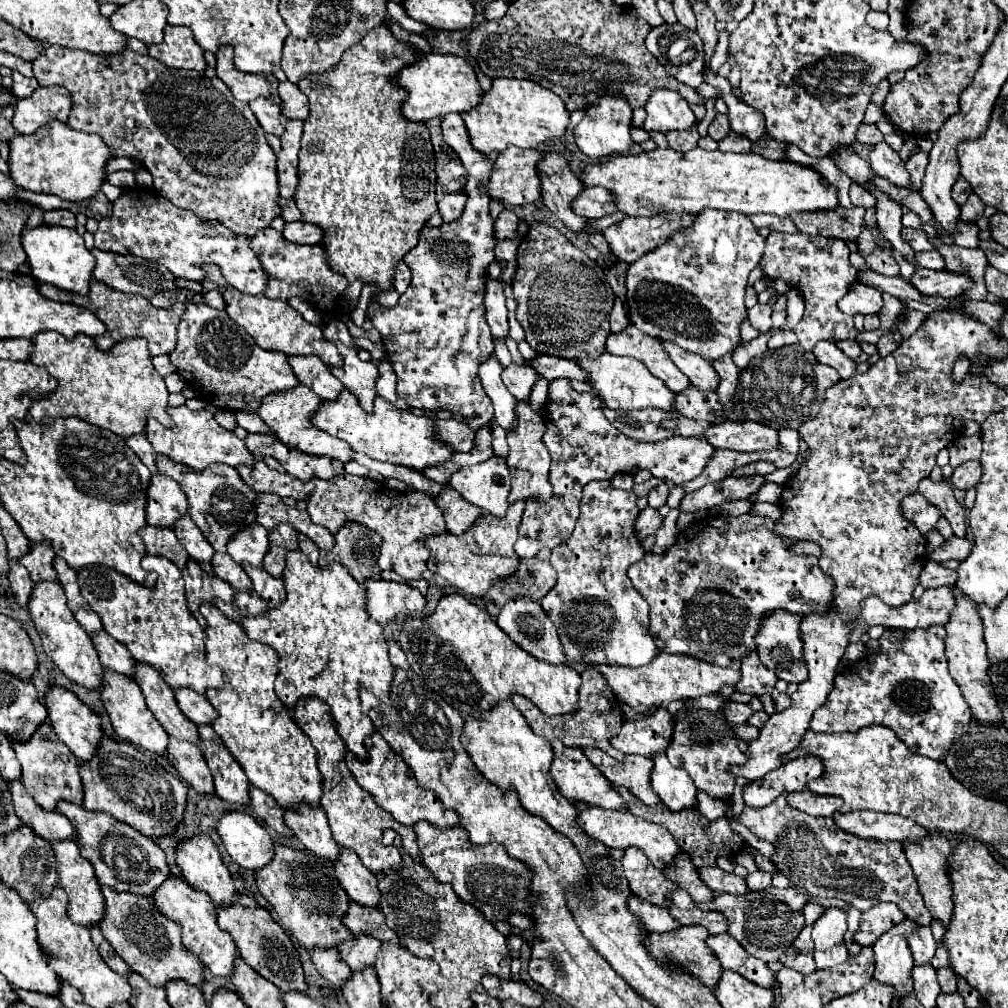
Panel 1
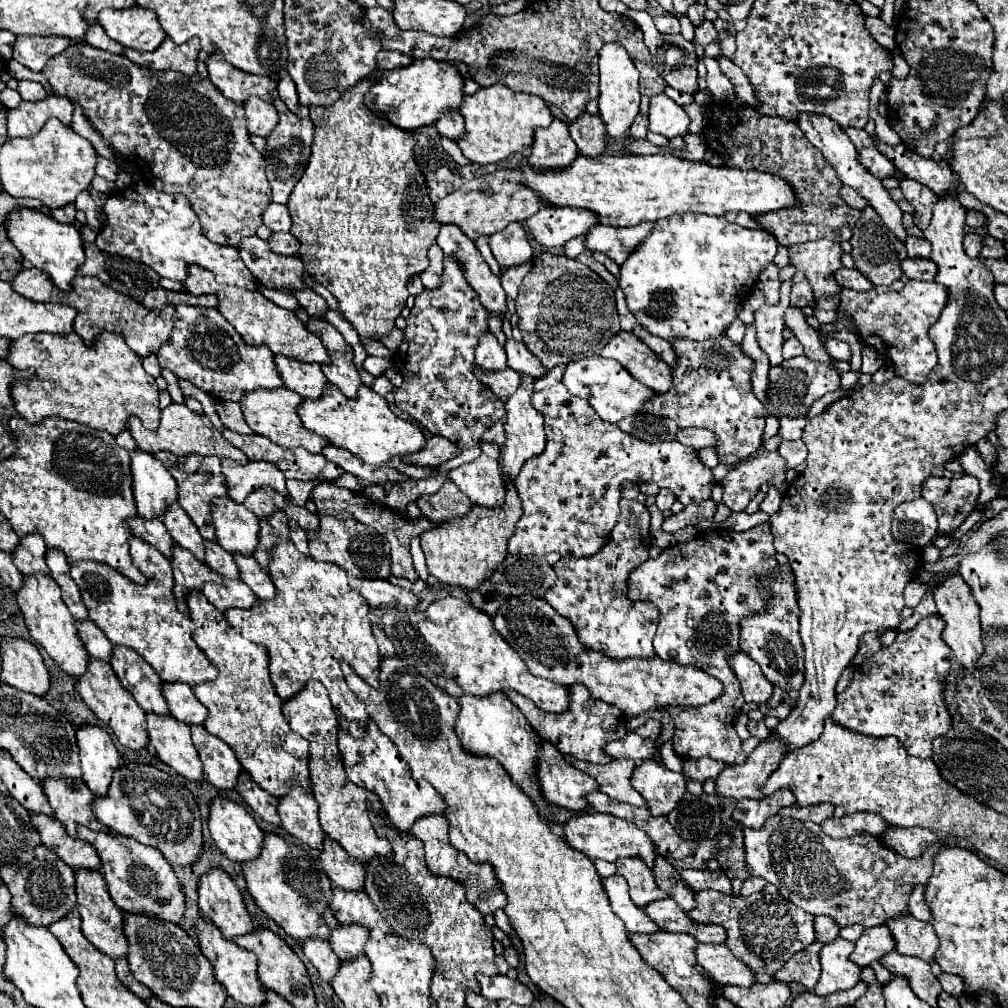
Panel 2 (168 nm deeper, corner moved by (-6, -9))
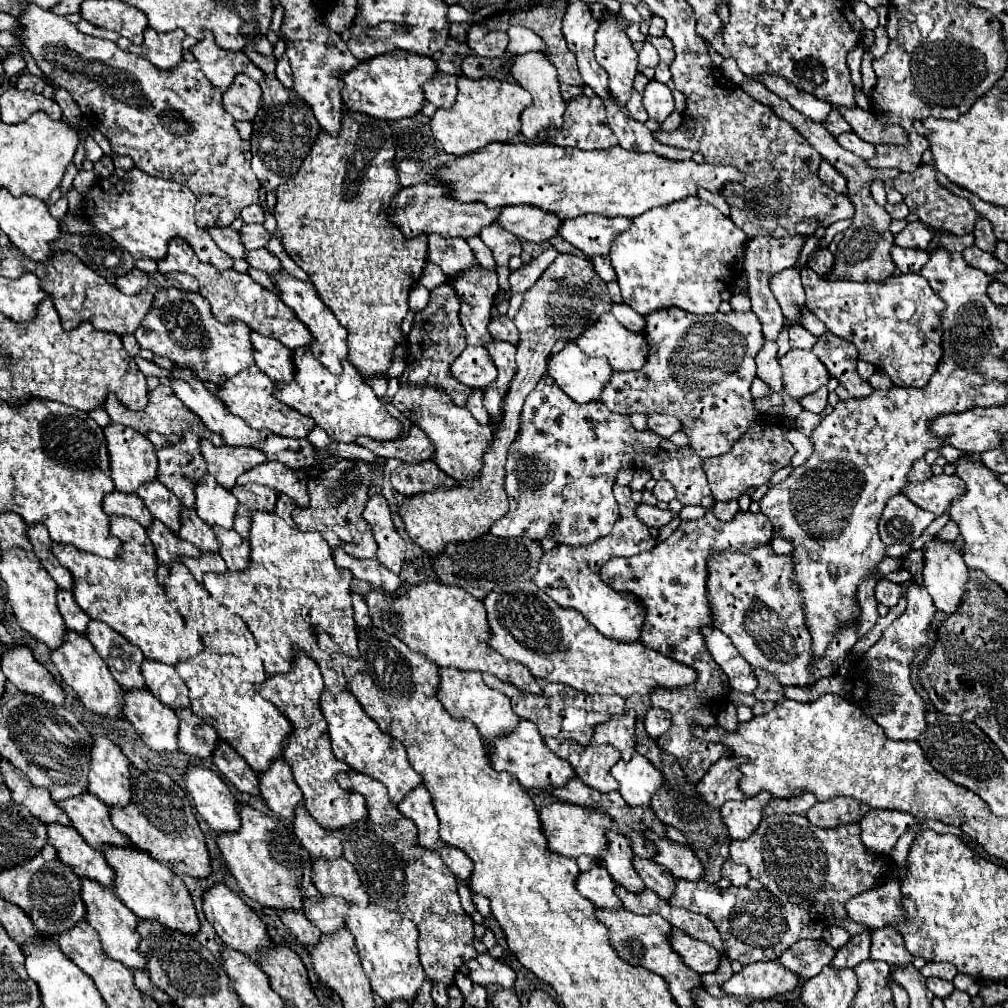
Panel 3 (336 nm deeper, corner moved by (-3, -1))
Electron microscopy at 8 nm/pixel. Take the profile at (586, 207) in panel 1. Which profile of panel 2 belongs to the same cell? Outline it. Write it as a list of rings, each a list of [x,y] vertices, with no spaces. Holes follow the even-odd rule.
[[[542,206],[526,220],[526,224],[544,248],[558,248],[598,226],[598,216],[594,216],[594,212],[586,212],[584,208]]]

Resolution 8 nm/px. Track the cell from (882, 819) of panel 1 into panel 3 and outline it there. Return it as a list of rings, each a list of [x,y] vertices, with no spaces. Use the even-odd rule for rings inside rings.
[[[835,798],[827,802],[817,802],[805,816],[811,824],[819,828],[835,828],[839,824],[859,822],[863,814],[867,814],[871,806],[855,800],[855,798]]]

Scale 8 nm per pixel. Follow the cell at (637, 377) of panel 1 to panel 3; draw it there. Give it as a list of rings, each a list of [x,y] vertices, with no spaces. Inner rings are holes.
[[[573,342],[547,360],[547,376],[577,404],[599,400],[603,386],[611,378],[611,366],[605,358],[591,358],[583,354]]]

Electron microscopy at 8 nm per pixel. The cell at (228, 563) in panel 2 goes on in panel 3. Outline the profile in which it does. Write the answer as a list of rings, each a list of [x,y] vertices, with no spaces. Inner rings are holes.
[[[181,506],[179,536],[183,540],[193,542],[203,552],[219,552],[219,542],[217,542],[217,538],[213,534],[211,526],[203,524],[203,520],[199,520],[197,512],[191,510],[191,508],[183,508]]]

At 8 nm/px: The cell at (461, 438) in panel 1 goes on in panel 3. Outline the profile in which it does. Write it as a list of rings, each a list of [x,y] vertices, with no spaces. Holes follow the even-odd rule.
[[[413,426],[407,432],[407,436],[401,436],[399,440],[391,440],[391,442],[359,440],[359,446],[369,448],[371,452],[375,452],[375,456],[381,456],[381,458],[397,458],[397,460],[403,460],[403,462],[409,462],[409,464],[425,462],[435,452],[431,440],[417,426]]]

